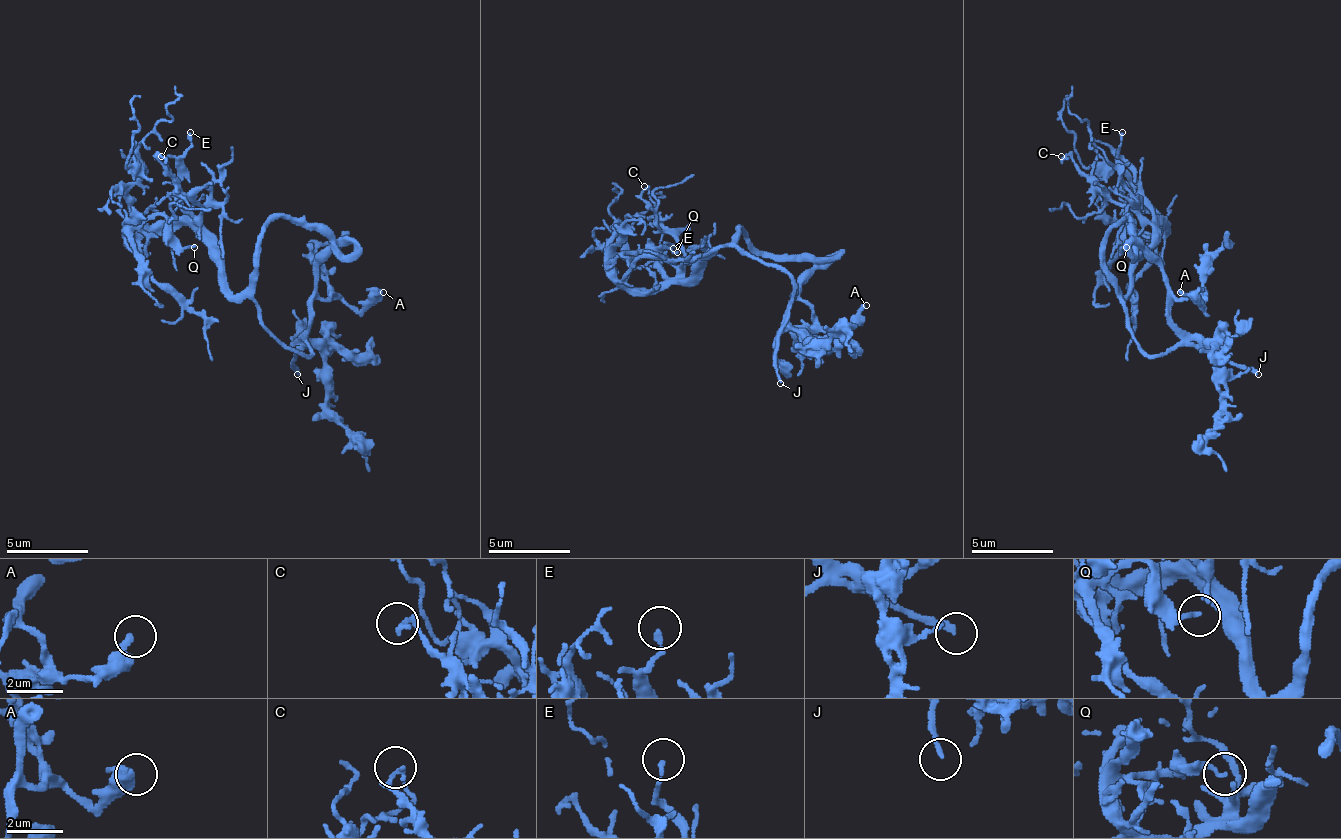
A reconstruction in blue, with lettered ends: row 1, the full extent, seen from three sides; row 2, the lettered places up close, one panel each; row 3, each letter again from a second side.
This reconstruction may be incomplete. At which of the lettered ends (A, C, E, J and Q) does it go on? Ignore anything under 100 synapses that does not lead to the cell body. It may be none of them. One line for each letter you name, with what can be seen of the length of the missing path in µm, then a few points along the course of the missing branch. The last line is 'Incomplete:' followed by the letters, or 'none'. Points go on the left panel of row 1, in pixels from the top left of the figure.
J: about 35 µm are missing; missing branch runs (297, 374), (334, 423), (363, 378), (367, 341), (404, 292), (416, 206), (404, 193), (375, 197), (363, 185)
Incomplete: J

